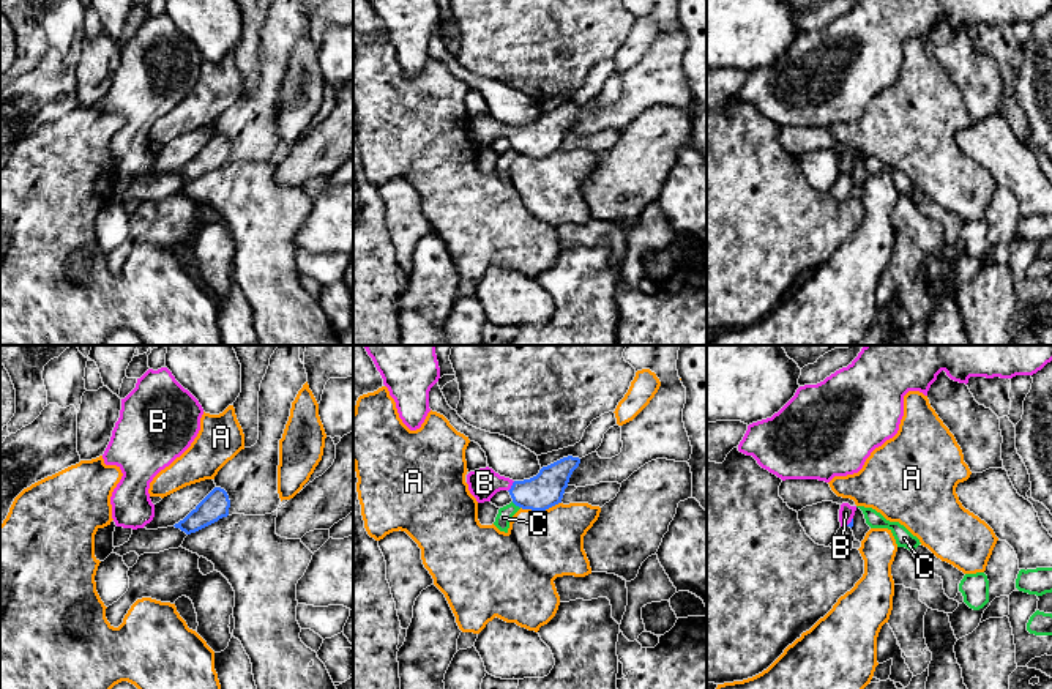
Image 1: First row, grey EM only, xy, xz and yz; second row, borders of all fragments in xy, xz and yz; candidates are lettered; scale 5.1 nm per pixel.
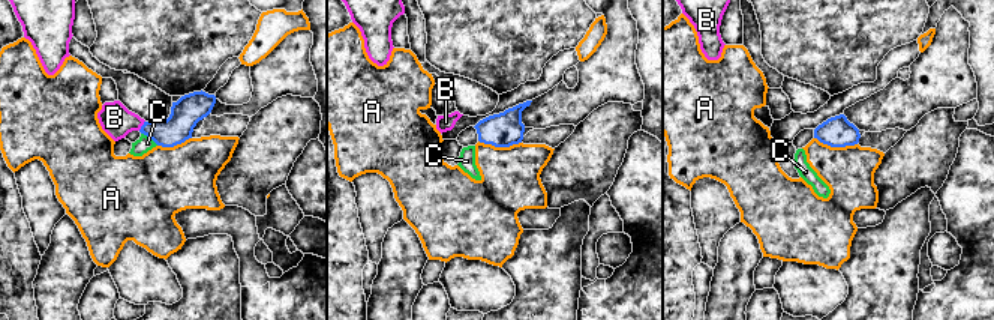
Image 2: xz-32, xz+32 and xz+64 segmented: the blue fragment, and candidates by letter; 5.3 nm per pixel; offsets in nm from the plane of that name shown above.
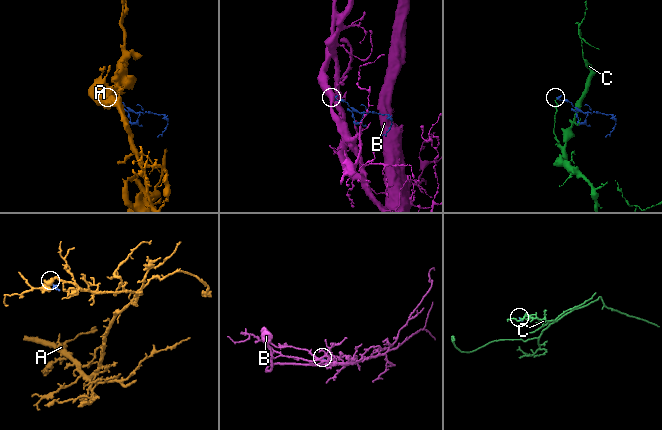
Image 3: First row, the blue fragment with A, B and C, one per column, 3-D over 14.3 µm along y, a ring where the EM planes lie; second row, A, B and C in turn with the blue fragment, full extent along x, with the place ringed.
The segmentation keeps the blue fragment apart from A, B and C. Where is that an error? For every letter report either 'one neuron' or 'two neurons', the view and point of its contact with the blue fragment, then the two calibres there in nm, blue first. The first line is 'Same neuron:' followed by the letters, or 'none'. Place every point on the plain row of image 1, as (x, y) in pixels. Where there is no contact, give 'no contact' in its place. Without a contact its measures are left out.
Same neuron: B
A: two neurons | xz (540, 156) | 180/360 nm
B: one neuron | xz (511, 133) | 180/160 nm
C: two neurons | xz (516, 152) | 180/80 nm

